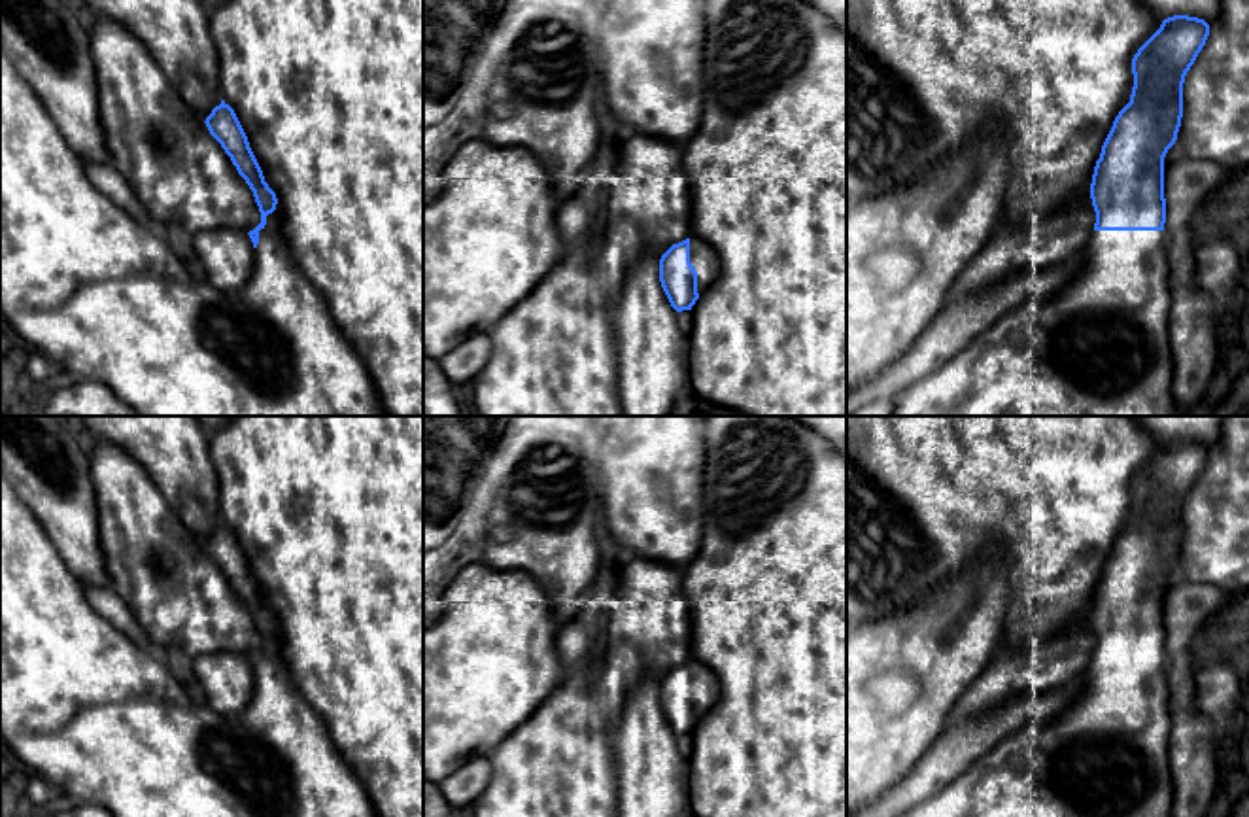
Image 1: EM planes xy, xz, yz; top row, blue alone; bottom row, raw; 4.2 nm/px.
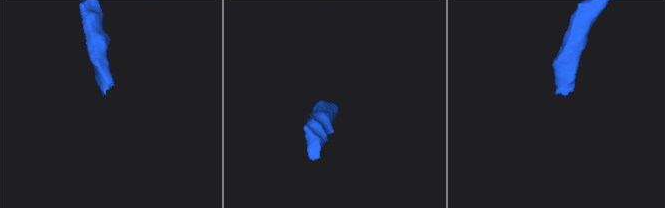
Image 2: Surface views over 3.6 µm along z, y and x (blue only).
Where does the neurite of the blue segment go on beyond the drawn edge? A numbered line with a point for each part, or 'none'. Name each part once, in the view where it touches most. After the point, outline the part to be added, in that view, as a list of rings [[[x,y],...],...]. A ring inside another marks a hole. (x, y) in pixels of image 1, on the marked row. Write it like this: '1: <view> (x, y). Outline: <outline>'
1: yz (1100, 347). Outline: [[[1092,231],[1081,272],[1047,301],[1005,312],[937,371],[894,395],[892,416],[1172,416],[1166,231]]]

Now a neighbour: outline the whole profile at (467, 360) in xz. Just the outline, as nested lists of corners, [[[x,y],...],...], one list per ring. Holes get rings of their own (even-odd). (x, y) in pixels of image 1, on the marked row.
[[[478,333],[438,359],[440,371],[459,388],[484,369],[491,350],[491,339],[486,333]]]

